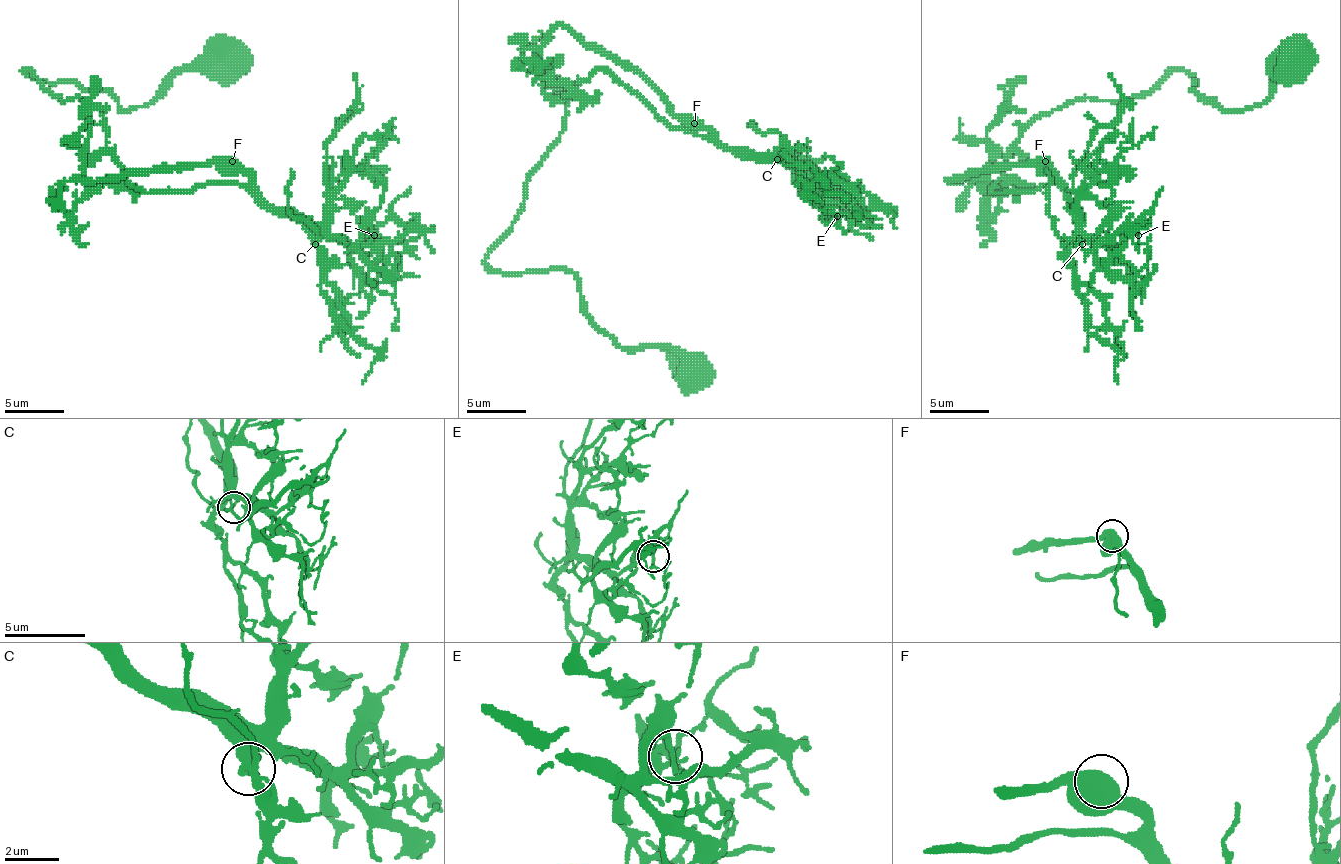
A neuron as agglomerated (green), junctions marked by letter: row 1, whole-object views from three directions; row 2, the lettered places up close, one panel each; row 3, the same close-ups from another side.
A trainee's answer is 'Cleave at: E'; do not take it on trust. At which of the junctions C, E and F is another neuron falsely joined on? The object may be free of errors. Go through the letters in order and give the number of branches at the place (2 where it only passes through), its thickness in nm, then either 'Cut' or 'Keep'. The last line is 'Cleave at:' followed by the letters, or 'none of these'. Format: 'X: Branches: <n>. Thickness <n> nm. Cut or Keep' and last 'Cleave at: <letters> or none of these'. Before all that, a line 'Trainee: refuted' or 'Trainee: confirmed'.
Trainee: refuted
C: Branches: 1. Thickness 240 nm. Keep
E: Branches: 3. Thickness 220 nm. Keep
F: Branches: 2. Thickness 600 nm. Keep
Cleave at: none of these

